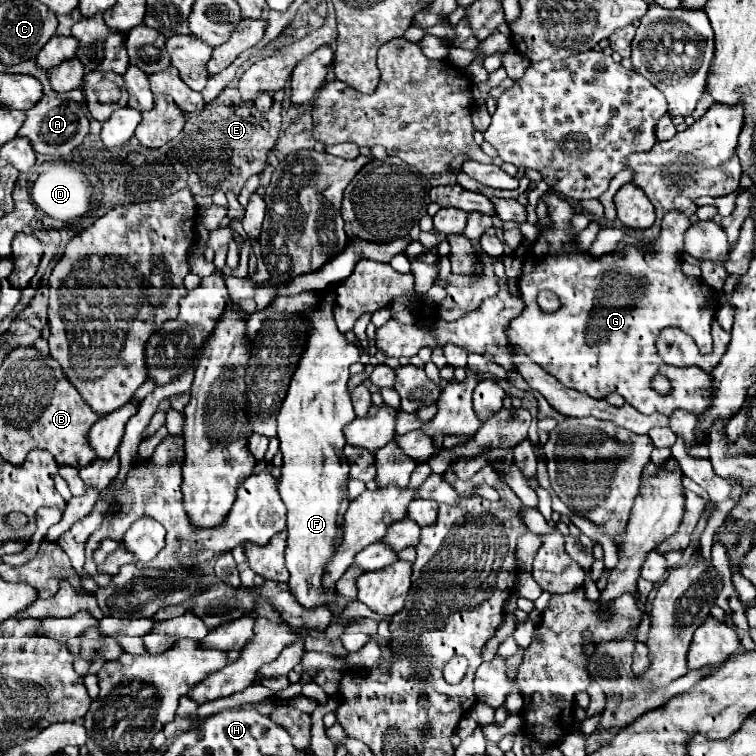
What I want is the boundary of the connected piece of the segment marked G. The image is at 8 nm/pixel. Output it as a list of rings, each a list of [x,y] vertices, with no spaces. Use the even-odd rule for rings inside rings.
[[[551,190],[543,194],[541,200],[547,204],[551,222],[541,230],[539,238],[533,242],[531,252],[523,262],[523,272],[519,276],[519,292],[525,308],[505,328],[509,344],[513,344],[513,348],[517,350],[523,350],[535,364],[555,376],[563,386],[589,394],[593,398],[603,398],[611,392],[617,392],[625,398],[627,404],[631,404],[643,414],[659,412],[671,416],[675,410],[687,410],[691,414],[705,412],[713,400],[711,374],[701,368],[673,368],[663,362],[655,346],[659,332],[667,326],[675,326],[695,340],[701,354],[711,352],[711,322],[717,308],[709,304],[719,304],[719,296],[703,280],[689,278],[681,272],[683,236],[691,226],[691,220],[683,212],[667,212],[663,216],[659,236],[649,242],[653,252],[641,252],[637,246],[625,246],[625,252],[609,252],[593,258],[577,246],[575,234],[571,232],[571,218],[575,216],[573,206]],[[543,288],[555,292],[561,300],[561,308],[553,314],[543,312],[535,302],[539,290]],[[655,374],[665,374],[669,378],[671,392],[667,396],[653,390],[651,380],[655,378]]]

